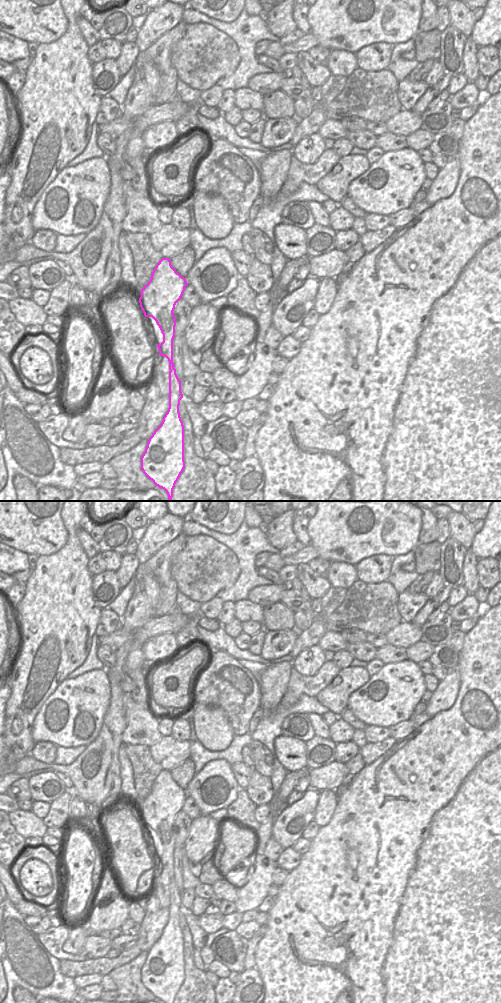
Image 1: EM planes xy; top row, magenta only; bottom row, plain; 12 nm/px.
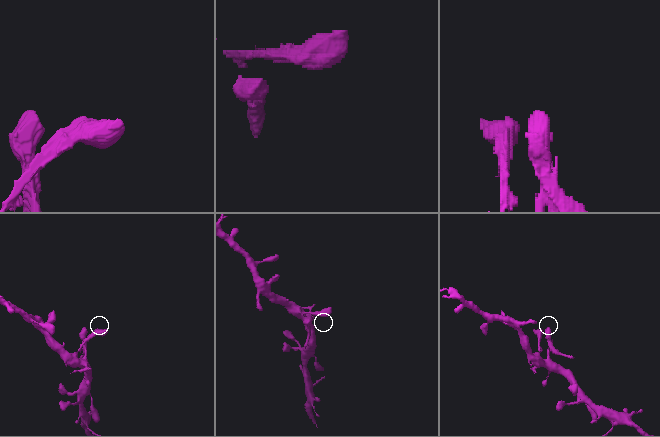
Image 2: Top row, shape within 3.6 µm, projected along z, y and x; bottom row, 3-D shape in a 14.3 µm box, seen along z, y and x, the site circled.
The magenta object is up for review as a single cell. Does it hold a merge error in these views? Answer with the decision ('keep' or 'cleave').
cleave

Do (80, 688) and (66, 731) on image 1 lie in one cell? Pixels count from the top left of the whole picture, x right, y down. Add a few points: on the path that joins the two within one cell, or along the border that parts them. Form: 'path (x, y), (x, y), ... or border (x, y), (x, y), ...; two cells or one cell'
path (80, 699), (80, 703), (67, 720); one cell

